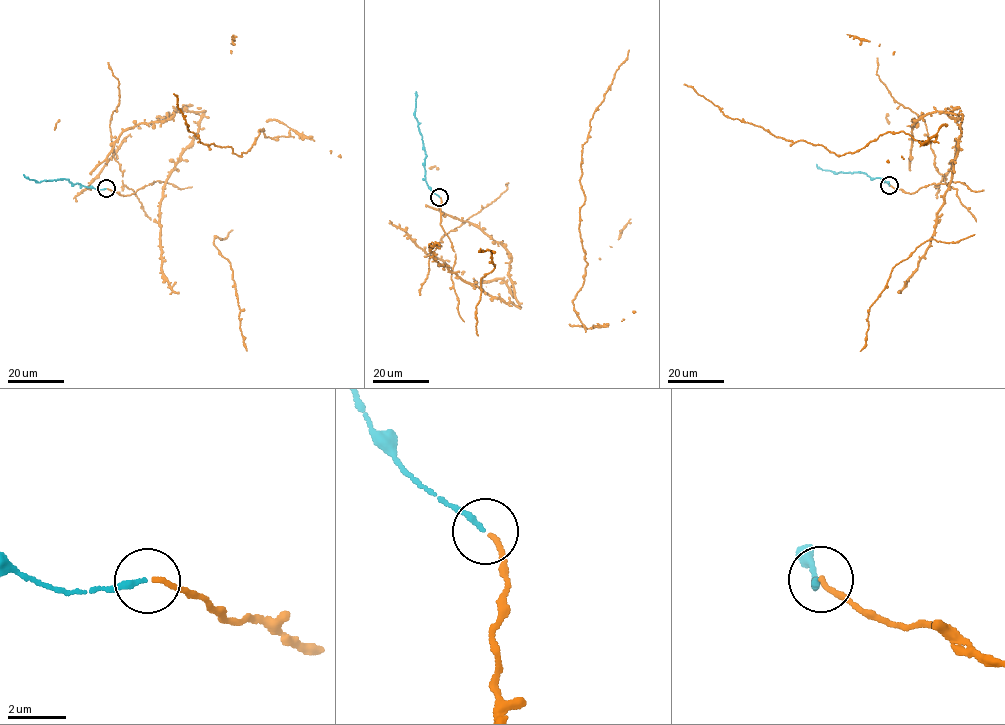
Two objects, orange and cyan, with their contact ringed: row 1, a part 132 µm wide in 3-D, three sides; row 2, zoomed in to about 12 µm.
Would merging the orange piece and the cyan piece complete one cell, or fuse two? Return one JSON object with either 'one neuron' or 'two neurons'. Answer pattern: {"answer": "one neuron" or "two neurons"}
{"answer": "one neuron"}

